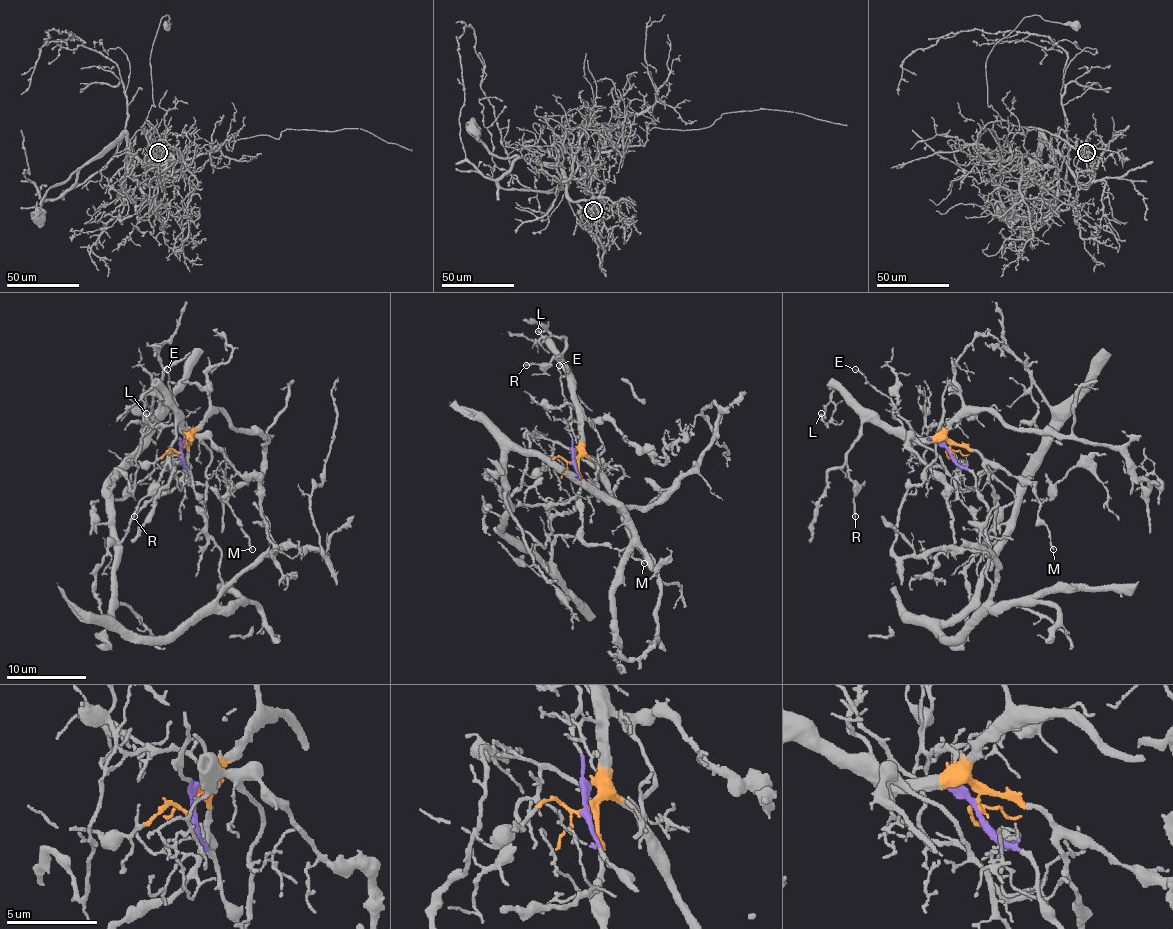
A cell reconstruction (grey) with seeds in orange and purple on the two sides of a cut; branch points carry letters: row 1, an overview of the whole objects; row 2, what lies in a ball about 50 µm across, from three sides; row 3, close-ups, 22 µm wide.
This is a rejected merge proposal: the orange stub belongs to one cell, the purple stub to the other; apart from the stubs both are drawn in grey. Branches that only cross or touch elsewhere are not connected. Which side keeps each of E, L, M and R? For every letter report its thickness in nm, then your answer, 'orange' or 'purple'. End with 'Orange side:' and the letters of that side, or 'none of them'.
E: 110 nm thick; purple
L: 200 nm thick; orange
M: 160 nm thick; orange
R: 170 nm thick; orange
Orange side: L, M, R

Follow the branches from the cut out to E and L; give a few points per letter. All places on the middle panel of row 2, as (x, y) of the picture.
E: (573, 459), (571, 433), (567, 429), (569, 403), (561, 385), (559, 365)
L: (573, 459), (579, 453), (579, 407), (573, 379), (545, 343), (533, 341), (535, 345), (539, 337), (537, 331)

